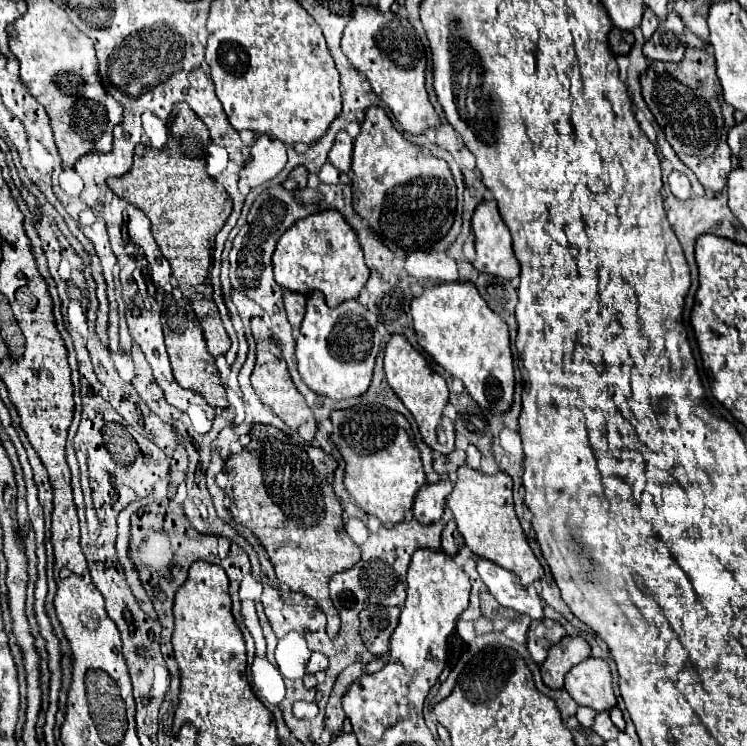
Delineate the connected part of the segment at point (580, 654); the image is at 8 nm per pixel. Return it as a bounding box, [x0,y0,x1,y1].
[540,636,590,690]

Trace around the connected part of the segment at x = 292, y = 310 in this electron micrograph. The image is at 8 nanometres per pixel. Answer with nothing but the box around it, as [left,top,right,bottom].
[284,290,306,330]

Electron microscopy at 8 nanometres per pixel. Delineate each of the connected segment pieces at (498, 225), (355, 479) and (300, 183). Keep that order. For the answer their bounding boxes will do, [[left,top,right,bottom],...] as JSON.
[[472,202,518,280],[330,404,426,526],[282,166,308,190]]

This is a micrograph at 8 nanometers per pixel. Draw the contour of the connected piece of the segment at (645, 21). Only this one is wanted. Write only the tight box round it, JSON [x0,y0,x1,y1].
[642,10,658,40]

